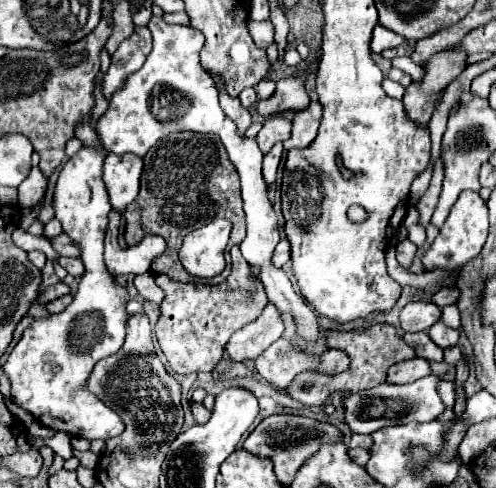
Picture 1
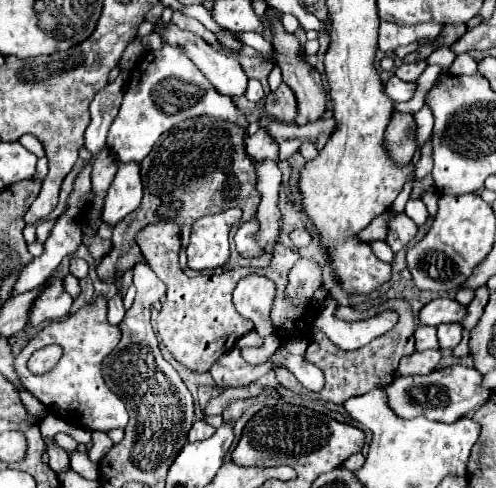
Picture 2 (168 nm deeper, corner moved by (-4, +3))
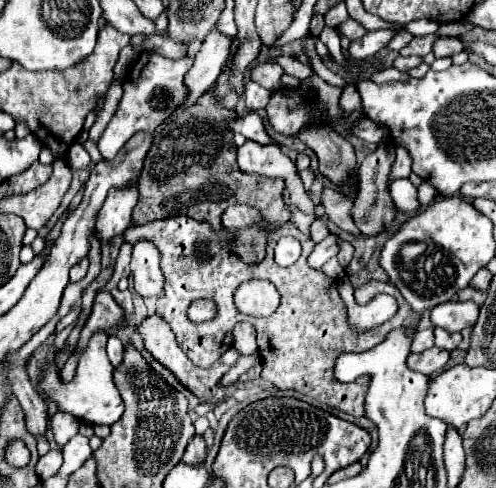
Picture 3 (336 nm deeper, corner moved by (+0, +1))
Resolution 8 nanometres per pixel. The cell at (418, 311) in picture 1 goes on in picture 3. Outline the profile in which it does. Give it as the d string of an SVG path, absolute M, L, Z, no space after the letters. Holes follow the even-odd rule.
M473 300L467 302L445 302L431 310L431 320L435 326L447 332L461 332L471 328L479 318L479 306Z

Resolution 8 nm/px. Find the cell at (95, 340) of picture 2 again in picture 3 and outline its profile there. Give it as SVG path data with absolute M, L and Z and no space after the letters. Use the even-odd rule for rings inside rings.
M105 332L93 336L91 344L87 346L87 350L79 358L77 374L69 384L63 384L59 380L55 364L45 366L45 374L43 374L41 380L43 380L43 388L45 388L47 396L51 400L55 400L63 412L69 412L75 418L79 418L83 422L89 422L89 424L107 424L107 426L111 426L123 414L123 400L121 400L119 390L113 382L113 366L111 366L107 354L105 354L105 344L107 344L107 334Z

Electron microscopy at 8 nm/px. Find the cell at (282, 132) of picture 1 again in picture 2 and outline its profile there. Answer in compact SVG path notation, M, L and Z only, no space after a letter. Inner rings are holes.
M259 128L257 134L249 136L247 140L247 152L255 158L255 160L263 160L263 158L271 158L277 162L277 144L275 140L269 136L267 130Z

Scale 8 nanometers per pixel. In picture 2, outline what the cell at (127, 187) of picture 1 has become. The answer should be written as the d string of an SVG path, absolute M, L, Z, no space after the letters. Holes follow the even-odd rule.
M135 162L119 164L119 170L105 196L103 220L115 226L129 212L139 208L141 194L143 194L143 186L141 186L141 176L139 176L139 164Z

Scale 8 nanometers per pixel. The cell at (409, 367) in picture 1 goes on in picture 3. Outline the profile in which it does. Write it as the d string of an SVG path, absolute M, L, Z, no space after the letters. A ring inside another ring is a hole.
M433 346L433 348L429 348L429 350L421 352L421 354L411 354L407 358L407 366L411 366L411 370L417 370L421 374L431 376L431 374L443 370L447 360L449 360L449 352L443 350L443 348Z

